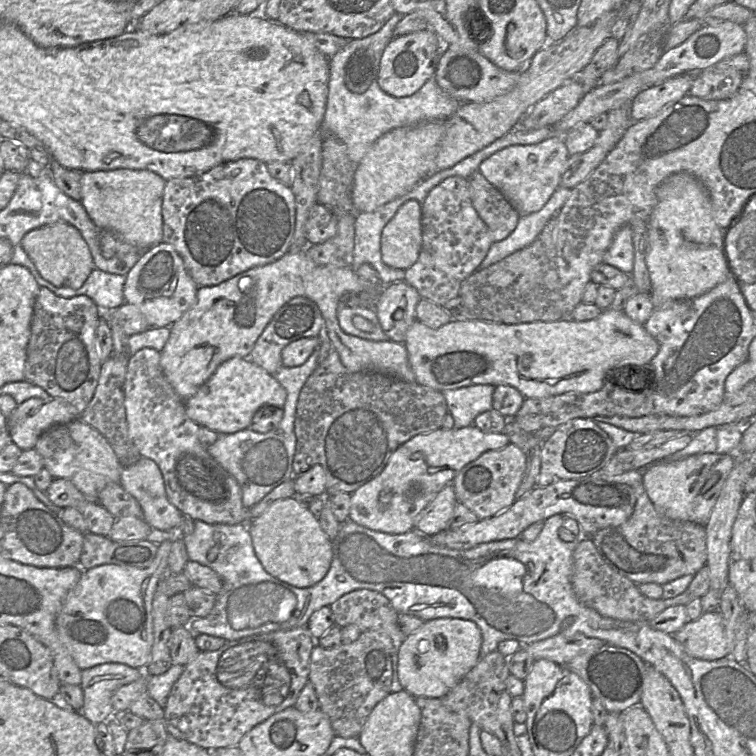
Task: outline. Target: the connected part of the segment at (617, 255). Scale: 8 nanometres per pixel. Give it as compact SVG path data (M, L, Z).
M622 226L614 235L611 245L606 251L603 262L631 274L634 269L634 246L632 227Z

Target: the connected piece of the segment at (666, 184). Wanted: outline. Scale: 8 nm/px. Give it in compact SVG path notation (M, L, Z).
M687 172L667 177L656 189L656 205L648 219L650 251L647 267L650 274L654 309L667 301L691 299L703 295L732 276L724 252L724 232L712 217L711 201L702 183Z

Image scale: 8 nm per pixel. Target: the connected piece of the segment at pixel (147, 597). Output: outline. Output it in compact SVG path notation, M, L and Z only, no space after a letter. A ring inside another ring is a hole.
M166 540L158 544L156 557L147 568L104 564L83 570L80 580L67 594L56 619L60 639L81 670L103 663L122 663L132 668L145 669L150 663L154 640L153 599L159 581L168 573L168 556L172 543Z

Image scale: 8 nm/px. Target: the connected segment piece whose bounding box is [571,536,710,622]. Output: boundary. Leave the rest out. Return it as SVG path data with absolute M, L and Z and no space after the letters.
M590 536L577 540L573 552L571 584L578 601L596 610L600 615L622 621L650 622L666 608L686 606L696 598L702 598L710 590L710 576L707 565L701 568L688 588L670 599L651 599L640 593L638 585L614 571L601 557Z

